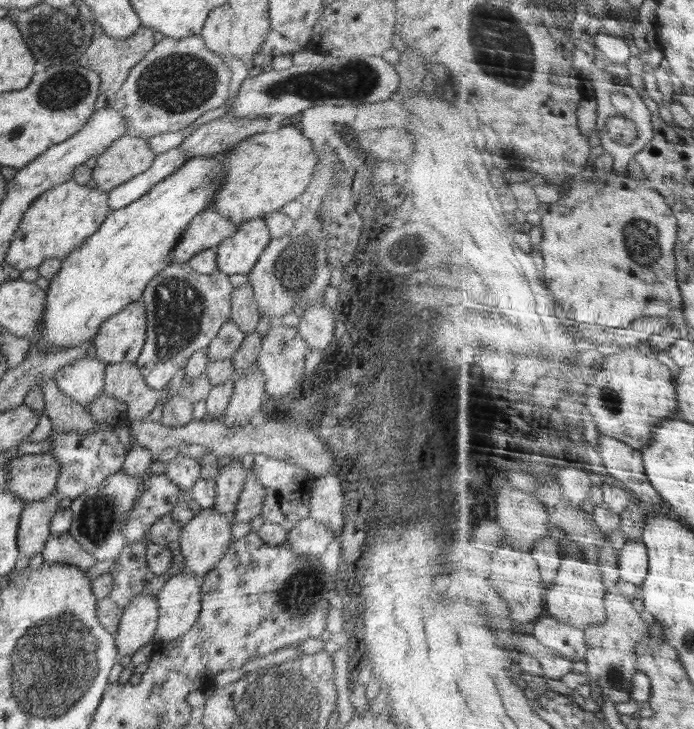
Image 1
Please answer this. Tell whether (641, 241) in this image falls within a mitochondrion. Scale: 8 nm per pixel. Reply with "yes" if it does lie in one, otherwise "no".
yes

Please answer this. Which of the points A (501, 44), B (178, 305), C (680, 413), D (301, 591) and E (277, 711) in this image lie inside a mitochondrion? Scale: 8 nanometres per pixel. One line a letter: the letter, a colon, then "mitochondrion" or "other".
A: mitochondrion
B: mitochondrion
C: other
D: mitochondrion
E: mitochondrion

